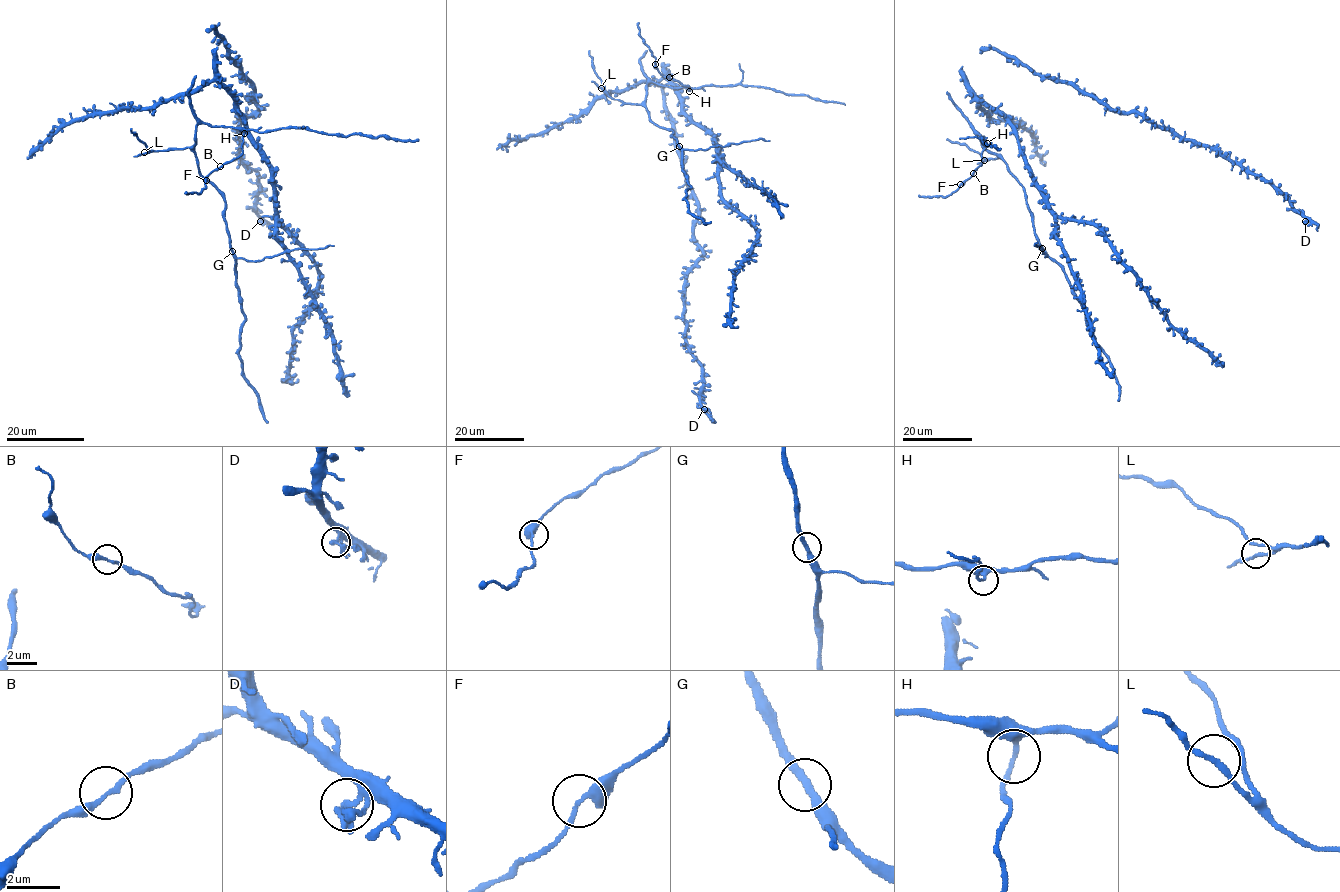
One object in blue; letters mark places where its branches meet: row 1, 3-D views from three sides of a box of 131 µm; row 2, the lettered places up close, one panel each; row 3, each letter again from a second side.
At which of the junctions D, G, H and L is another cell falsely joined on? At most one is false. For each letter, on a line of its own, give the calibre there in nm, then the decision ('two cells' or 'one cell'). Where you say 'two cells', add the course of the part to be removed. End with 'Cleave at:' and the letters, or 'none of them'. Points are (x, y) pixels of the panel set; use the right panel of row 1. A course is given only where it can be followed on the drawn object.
D: 200 nm | one cell
G: 300 nm | one cell
H: 200 nm | one cell
L: 190 nm | one cell
Cleave at: none of them

